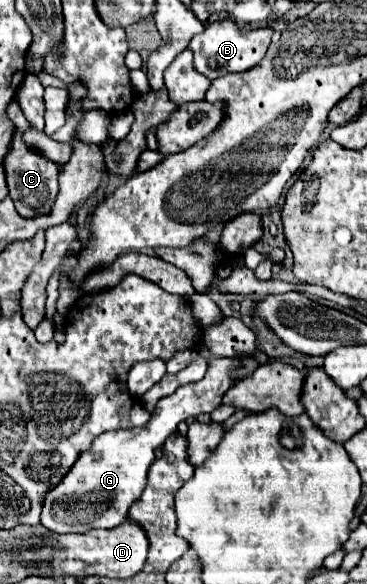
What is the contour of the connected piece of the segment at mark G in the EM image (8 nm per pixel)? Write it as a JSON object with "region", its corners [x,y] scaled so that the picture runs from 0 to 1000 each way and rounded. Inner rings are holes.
{"region":[[[556,587],[529,594],[545,608],[567,615],[567,635],[550,652],[490,663],[480,673],[441,680],[425,690],[409,724],[392,735],[327,735],[294,738],[256,752],[245,772],[223,776],[169,827],[125,848],[114,868],[114,899],[147,913],[234,913],[245,906],[305,906],[349,885],[360,858],[371,858],[398,830],[398,807],[420,789],[420,769],[441,765],[463,741],[480,738],[490,721],[534,717],[545,707],[578,707],[599,690],[605,676],[638,659],[638,632],[659,632],[659,618],[692,615],[703,625],[730,618],[714,598],[687,608],[632,608],[589,611]]]}

